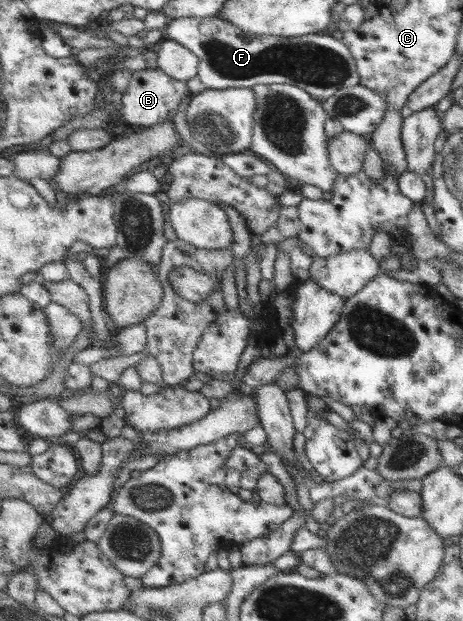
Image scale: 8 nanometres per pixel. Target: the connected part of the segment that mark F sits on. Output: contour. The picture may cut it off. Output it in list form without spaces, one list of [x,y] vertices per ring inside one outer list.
[[[216,17],[172,19],[167,22],[167,26],[168,39],[181,43],[198,56],[200,60],[198,77],[207,89],[254,89],[259,85],[291,83],[306,90],[314,99],[324,102],[346,87],[361,84],[356,59],[350,53],[349,47],[333,35],[308,34],[296,38],[254,36]]]

